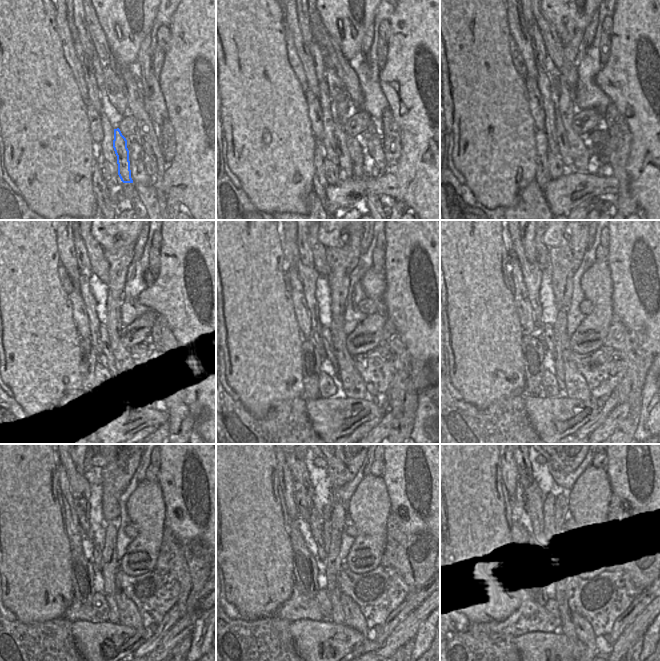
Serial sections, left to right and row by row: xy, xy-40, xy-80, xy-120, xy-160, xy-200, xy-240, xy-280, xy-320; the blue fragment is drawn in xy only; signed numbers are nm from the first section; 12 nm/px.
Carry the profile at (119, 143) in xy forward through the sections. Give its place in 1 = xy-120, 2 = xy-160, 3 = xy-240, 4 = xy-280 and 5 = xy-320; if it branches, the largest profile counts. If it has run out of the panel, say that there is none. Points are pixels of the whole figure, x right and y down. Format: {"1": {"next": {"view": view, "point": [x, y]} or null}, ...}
{"1": {"next": {"view": "xy-120", "point": [106, 348]}}, "2": {"next": {"view": "xy-160", "point": [327, 340]}}, "3": {"next": {"view": "xy-240", "point": [97, 554]}}, "4": {"next": {"view": "xy-280", "point": [315, 522]}}, "5": {"next": {"view": "xy-320", "point": [534, 501]}}}

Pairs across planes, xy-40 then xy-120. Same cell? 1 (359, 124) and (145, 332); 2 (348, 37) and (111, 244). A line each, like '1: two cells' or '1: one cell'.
1: one cell
2: one cell

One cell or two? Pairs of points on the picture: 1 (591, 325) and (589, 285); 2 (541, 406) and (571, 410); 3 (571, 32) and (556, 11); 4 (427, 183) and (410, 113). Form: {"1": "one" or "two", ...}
{"1": "one", "2": "one", "3": "one", "4": "one"}

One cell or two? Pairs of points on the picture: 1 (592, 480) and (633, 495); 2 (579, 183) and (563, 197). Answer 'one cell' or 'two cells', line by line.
1: two cells
2: one cell

